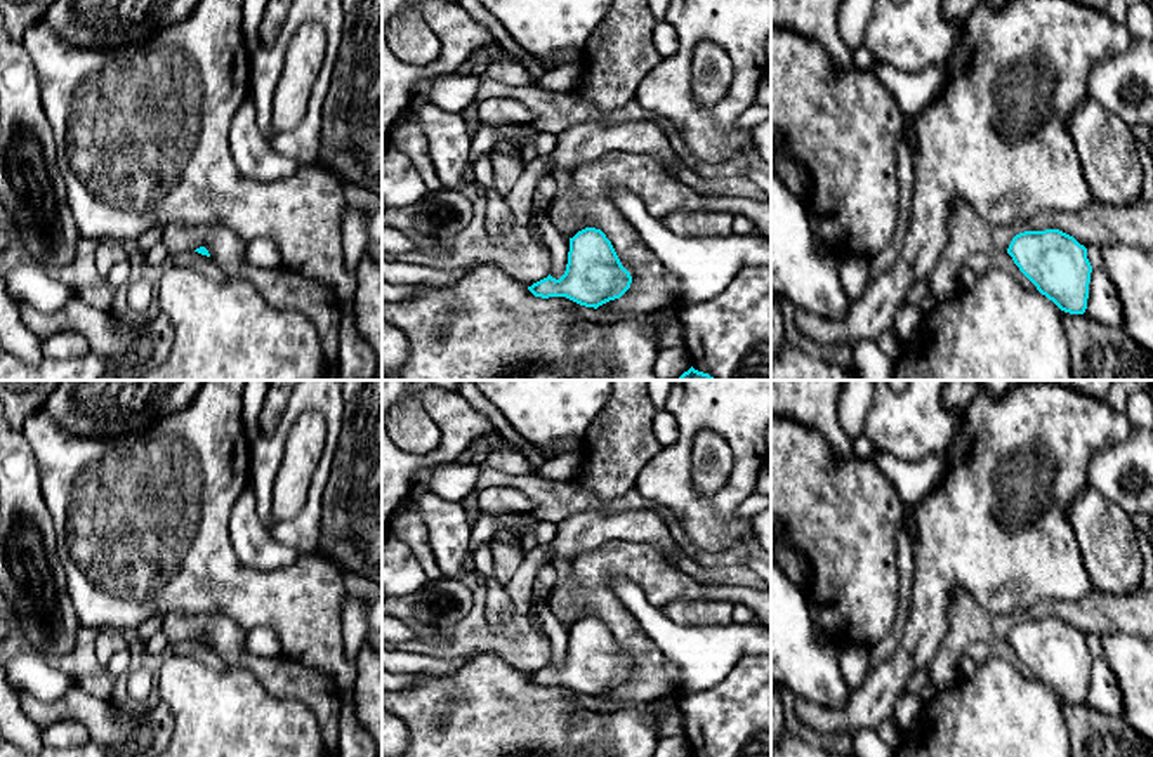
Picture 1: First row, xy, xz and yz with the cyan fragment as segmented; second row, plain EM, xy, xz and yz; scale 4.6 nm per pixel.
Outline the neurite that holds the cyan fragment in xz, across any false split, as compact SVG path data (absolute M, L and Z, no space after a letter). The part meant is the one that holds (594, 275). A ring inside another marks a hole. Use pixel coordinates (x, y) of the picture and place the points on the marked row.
M585 227L570 238L570 252L564 274L559 280L549 274L547 278L528 286L528 290L535 297L566 297L580 306L597 309L609 300L620 299L630 288L630 283L632 276L622 266L606 234L601 229Z

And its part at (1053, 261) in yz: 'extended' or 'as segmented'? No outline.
as segmented

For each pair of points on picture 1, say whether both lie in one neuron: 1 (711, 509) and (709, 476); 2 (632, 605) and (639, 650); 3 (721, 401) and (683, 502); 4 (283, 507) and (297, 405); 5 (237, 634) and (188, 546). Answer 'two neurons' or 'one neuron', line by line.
1: two neurons
2: two neurons
3: one neuron
4: two neurons
5: two neurons

